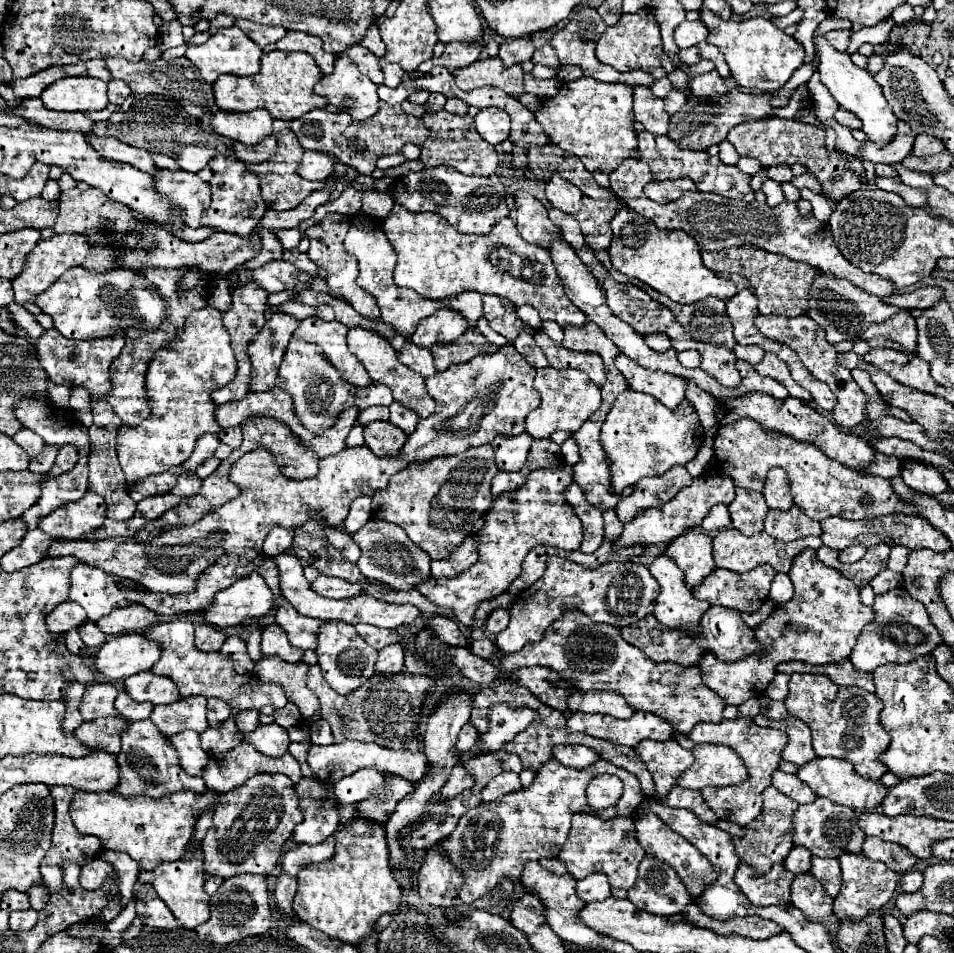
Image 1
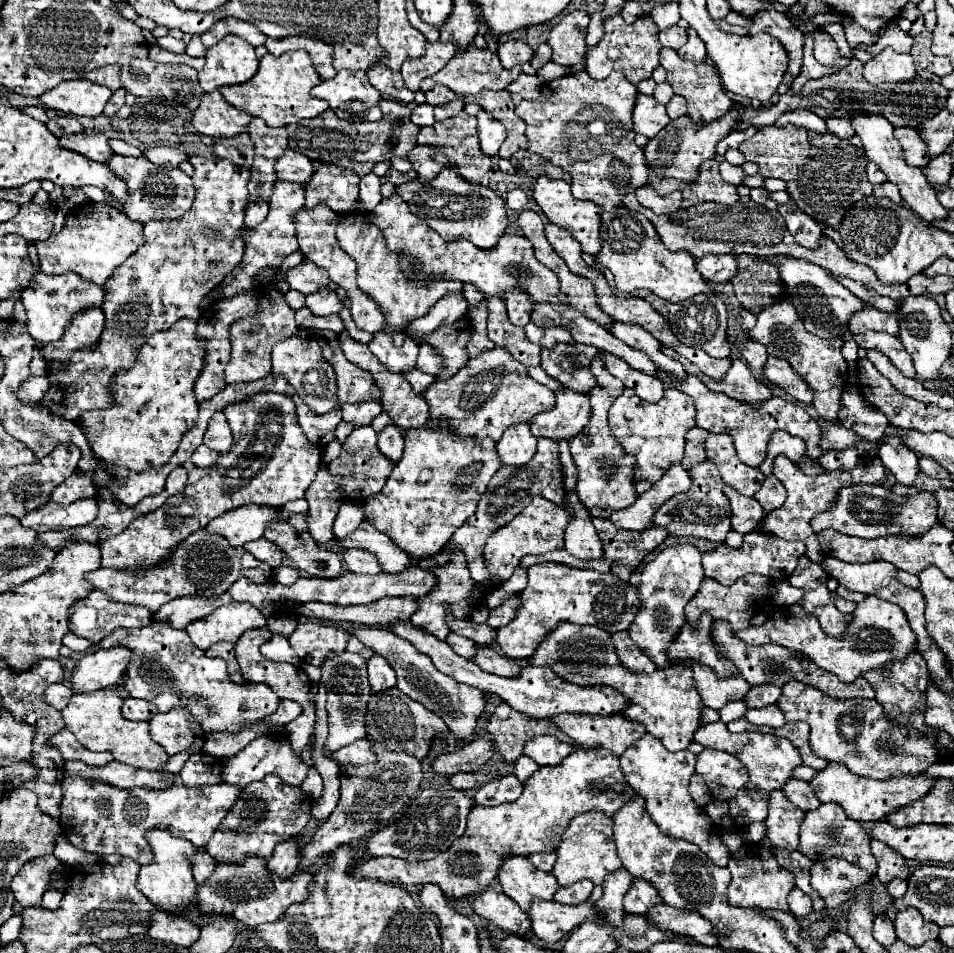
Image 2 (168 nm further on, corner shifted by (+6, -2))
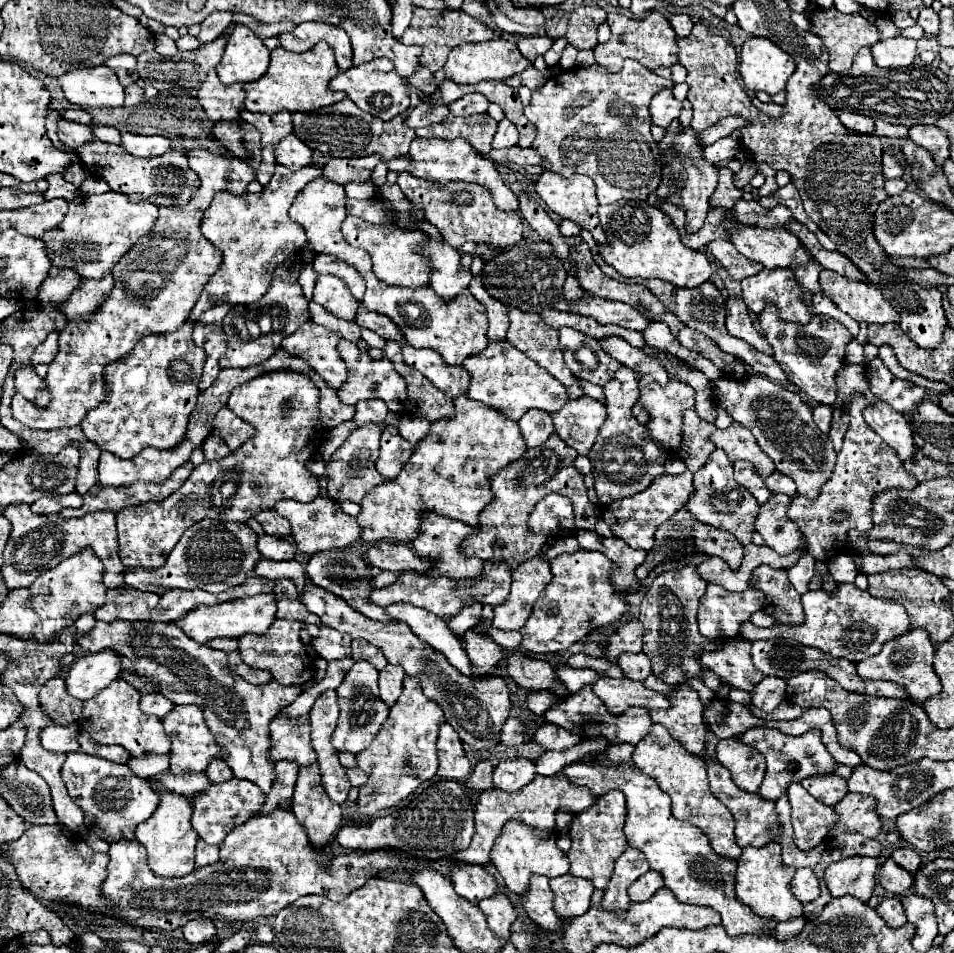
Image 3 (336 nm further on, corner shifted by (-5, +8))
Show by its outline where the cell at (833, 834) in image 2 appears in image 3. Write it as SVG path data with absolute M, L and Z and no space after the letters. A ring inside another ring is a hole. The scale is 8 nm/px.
M848 793L838 801L832 811L838 815L838 821L828 827L828 837L840 833L860 833L868 839L878 839L882 835L882 821L874 811L874 799L862 793Z

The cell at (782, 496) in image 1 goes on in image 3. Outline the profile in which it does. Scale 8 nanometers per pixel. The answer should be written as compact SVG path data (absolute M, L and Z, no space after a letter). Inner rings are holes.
M774 471L764 483L770 489L770 493L784 493L784 495L790 495L790 497L796 495L796 483L780 471Z

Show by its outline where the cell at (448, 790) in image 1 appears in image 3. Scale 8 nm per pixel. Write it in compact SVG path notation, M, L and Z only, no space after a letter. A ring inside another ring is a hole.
M478 763L472 771L472 775L466 779L466 787L470 789L476 789L476 791L486 791L486 789L492 789L492 765L488 763Z

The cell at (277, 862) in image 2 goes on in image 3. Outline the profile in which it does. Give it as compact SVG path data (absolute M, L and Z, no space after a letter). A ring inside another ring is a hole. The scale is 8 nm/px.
M312 763L308 767L300 767L298 781L294 787L294 797L292 797L292 811L294 811L296 819L300 821L300 825L304 827L312 849L320 849L320 845L328 845L332 841L334 831L340 827L340 821L342 821L342 809L338 803L334 803L328 797L326 789L322 785L318 763Z

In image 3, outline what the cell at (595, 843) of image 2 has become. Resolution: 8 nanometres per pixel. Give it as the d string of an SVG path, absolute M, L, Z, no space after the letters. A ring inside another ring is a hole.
M608 791L602 797L596 799L596 805L586 809L584 813L576 815L570 827L570 839L572 849L568 853L570 861L570 875L592 879L596 889L606 889L616 859L628 849L626 837L624 837L624 821L626 821L626 803L624 793L620 791Z

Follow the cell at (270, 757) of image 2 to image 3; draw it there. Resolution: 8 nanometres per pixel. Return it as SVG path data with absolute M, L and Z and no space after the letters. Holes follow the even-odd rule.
M276 717L270 723L270 761L296 761L300 767L312 765L316 753L310 745L310 721L308 717Z

